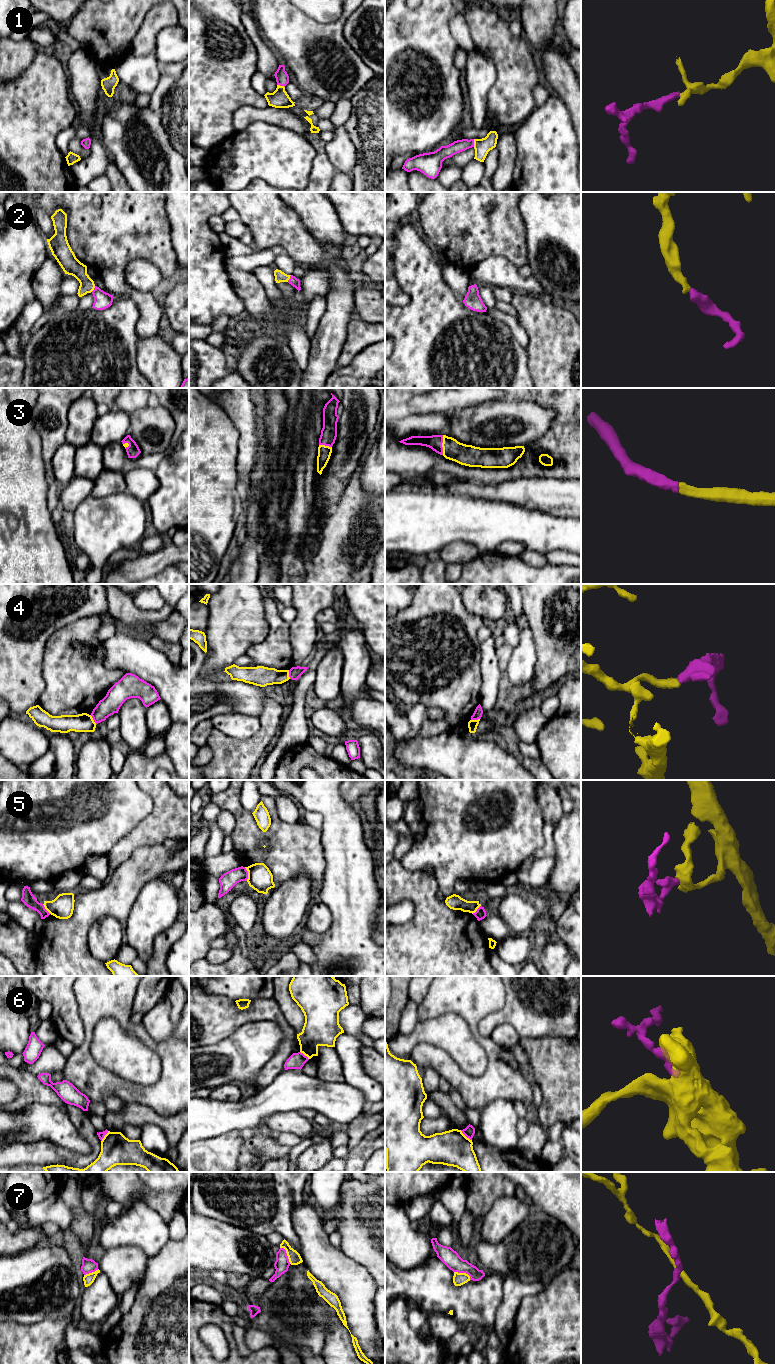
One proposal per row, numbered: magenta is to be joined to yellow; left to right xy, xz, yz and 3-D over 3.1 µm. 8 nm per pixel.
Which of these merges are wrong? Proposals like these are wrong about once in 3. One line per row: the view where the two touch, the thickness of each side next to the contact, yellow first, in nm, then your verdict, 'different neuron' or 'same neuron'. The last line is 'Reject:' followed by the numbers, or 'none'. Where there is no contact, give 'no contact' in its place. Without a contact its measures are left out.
1: xz | 150/110 nm | same neuron
2: xz | 90/70 nm | same neuron
3: yz | 170/120 nm | same neuron
4: xy | 150/160 nm | different neuron
5: xz | 200/140 nm | different neuron
6: yz | 280/90 nm | different neuron
7: xz | 100/120 nm | different neuron
Reject: 4, 5, 6, 7

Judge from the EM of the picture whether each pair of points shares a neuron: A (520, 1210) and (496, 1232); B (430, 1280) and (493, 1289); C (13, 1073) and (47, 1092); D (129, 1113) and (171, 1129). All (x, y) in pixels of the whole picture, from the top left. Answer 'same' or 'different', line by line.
A: same
B: same
C: same
D: same

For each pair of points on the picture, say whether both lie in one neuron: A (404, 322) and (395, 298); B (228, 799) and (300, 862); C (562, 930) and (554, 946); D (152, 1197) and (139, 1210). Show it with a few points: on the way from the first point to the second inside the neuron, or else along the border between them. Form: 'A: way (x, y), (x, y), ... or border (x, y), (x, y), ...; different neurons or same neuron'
A: border (397, 282), (409, 297), (409, 301), (404, 306); different neurons
B: way (243, 818), (261, 837), (275, 838), (281, 843); same neuron
C: border (554, 936), (560, 939), (570, 951); different neurons
D: border (125, 1209), (137, 1202), (145, 1202), (162, 1219); different neurons

